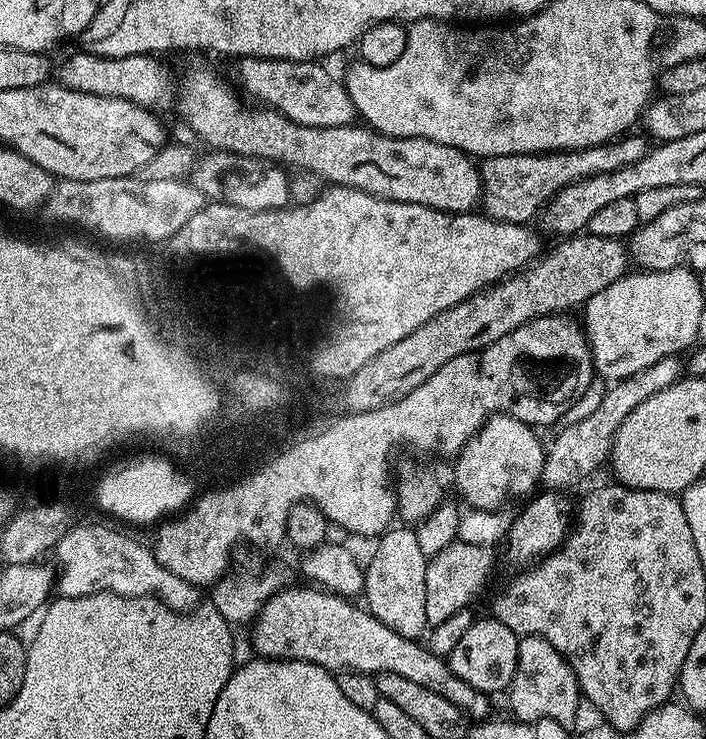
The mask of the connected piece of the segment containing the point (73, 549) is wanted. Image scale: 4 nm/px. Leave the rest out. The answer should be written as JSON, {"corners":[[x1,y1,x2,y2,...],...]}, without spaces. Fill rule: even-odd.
{"corners":[[79,524,69,528,67,534,57,542,54,549,57,564,55,567,58,569,55,587,61,597,78,598,99,592,109,592,119,596,154,596,174,612,191,612,197,607,197,585,178,578,178,574,170,574,170,570,160,565,155,551,149,545,147,548,142,541,135,540,134,537,127,536,116,528,107,528,104,524]]}

